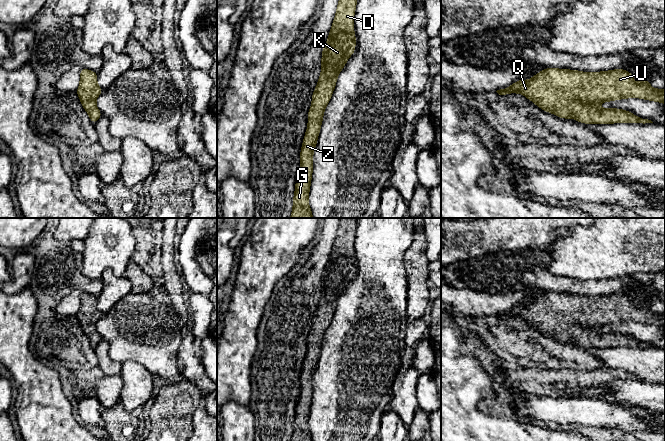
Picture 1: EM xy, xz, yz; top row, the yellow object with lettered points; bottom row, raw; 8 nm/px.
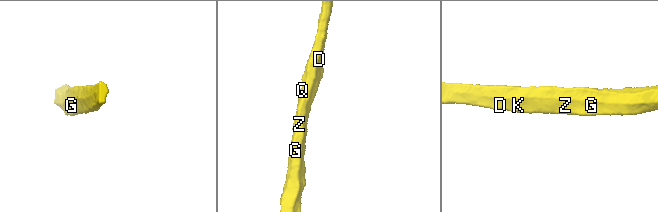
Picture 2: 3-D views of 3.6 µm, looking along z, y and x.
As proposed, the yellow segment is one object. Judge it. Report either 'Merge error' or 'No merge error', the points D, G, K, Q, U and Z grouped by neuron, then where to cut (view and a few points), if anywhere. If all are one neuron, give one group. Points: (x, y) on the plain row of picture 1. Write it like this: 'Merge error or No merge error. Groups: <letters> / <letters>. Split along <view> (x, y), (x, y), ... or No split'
No merge error. Groups: D G K Q U Z. No split

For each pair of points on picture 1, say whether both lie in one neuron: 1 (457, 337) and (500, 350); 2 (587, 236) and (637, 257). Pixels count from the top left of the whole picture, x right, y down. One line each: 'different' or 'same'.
1: different
2: same

